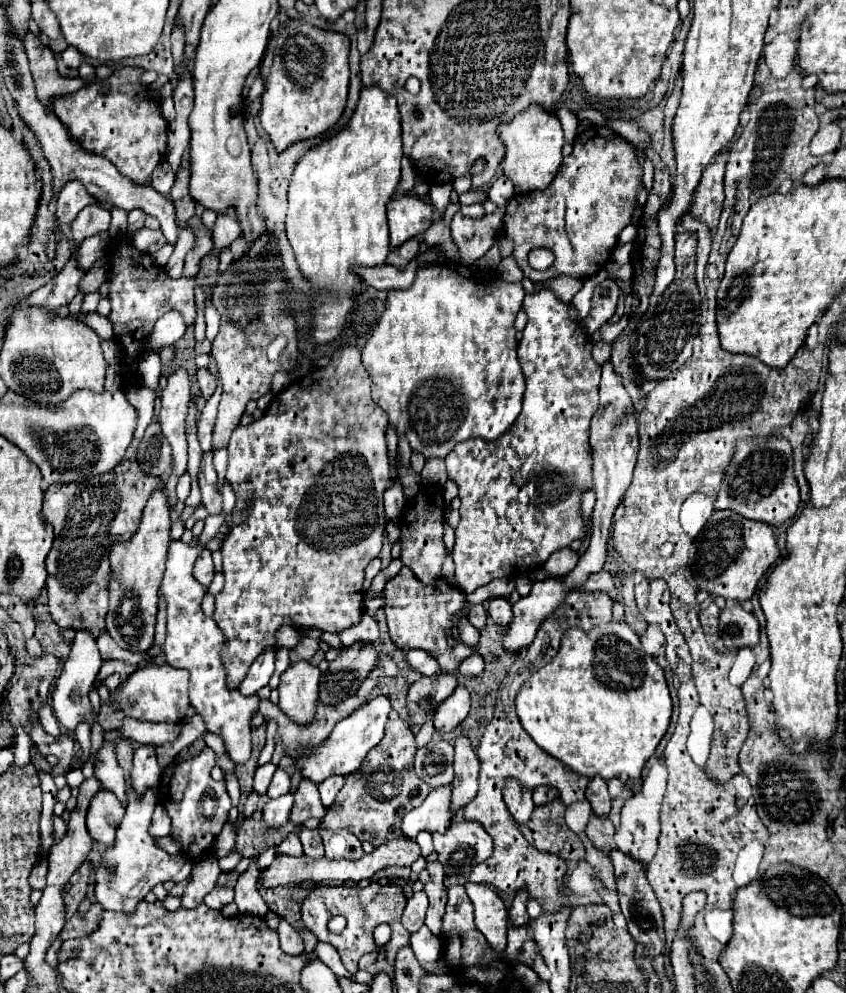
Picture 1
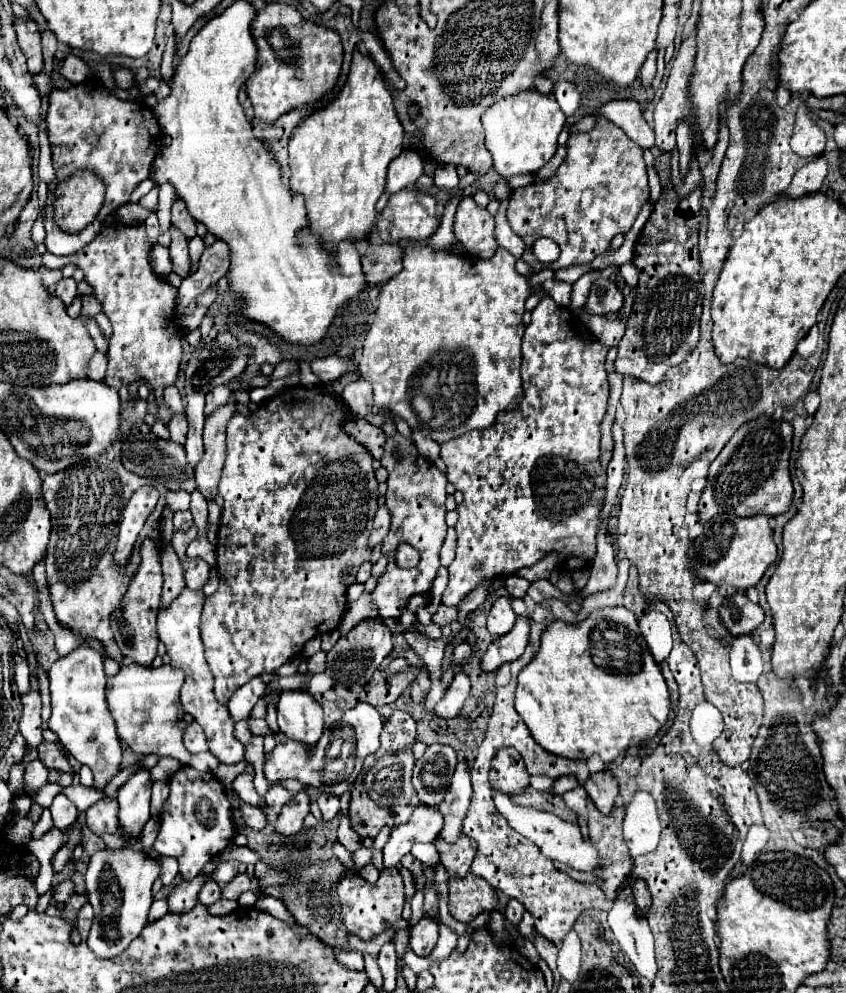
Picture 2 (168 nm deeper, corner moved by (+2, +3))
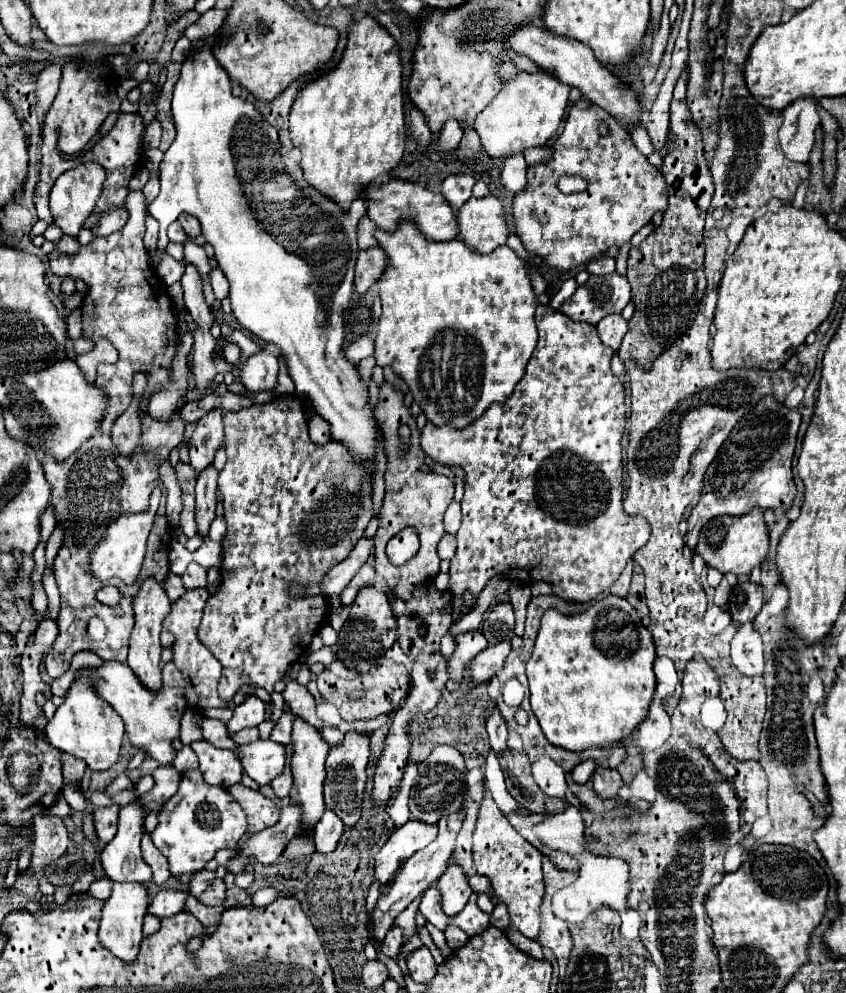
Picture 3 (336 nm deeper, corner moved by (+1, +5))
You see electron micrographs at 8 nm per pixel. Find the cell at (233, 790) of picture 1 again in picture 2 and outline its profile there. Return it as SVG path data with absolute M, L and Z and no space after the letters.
M129 664L119 670L117 676L107 680L107 706L117 722L117 734L137 754L157 754L177 758L181 764L189 764L199 772L215 772L219 768L217 758L209 752L191 754L183 746L183 710L179 702L179 690L183 686L183 670L171 666L141 666Z

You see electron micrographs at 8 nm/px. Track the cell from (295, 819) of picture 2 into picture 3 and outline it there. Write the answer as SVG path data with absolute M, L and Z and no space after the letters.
M288 804L282 808L278 824L256 834L246 834L238 846L238 854L226 864L228 872L238 874L248 864L254 862L260 864L276 862L282 850L286 848L286 844L296 836L300 816L302 816L302 808L298 808L296 804Z

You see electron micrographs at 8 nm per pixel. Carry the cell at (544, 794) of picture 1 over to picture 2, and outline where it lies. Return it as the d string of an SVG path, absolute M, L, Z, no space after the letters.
M561 776L561 778L557 778L555 782L553 782L553 786L551 786L551 792L555 792L555 794L565 794L565 792L569 792L569 790L573 790L577 786L577 780L575 778L571 778L571 776Z

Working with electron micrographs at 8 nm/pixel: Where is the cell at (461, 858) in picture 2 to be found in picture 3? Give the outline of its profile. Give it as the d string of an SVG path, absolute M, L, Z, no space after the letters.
M450 864L446 872L438 878L436 888L442 896L440 904L446 916L456 916L458 912L464 910L472 896L472 888L468 886L468 878L462 874L462 868L456 864Z

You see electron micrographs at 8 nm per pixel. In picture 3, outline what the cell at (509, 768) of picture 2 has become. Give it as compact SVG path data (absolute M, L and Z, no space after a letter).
M494 706L488 720L486 720L486 732L488 732L488 738L490 738L490 744L492 744L492 750L496 754L502 754L506 750L506 722L500 714L500 710Z

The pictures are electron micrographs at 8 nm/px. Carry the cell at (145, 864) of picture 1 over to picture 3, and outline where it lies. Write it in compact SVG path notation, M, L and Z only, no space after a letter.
M112 882L112 896L106 900L104 910L102 910L102 922L100 922L100 942L120 960L124 962L134 962L138 952L140 952L140 942L142 942L142 920L148 910L148 892L142 884L130 882L130 884L118 884Z

